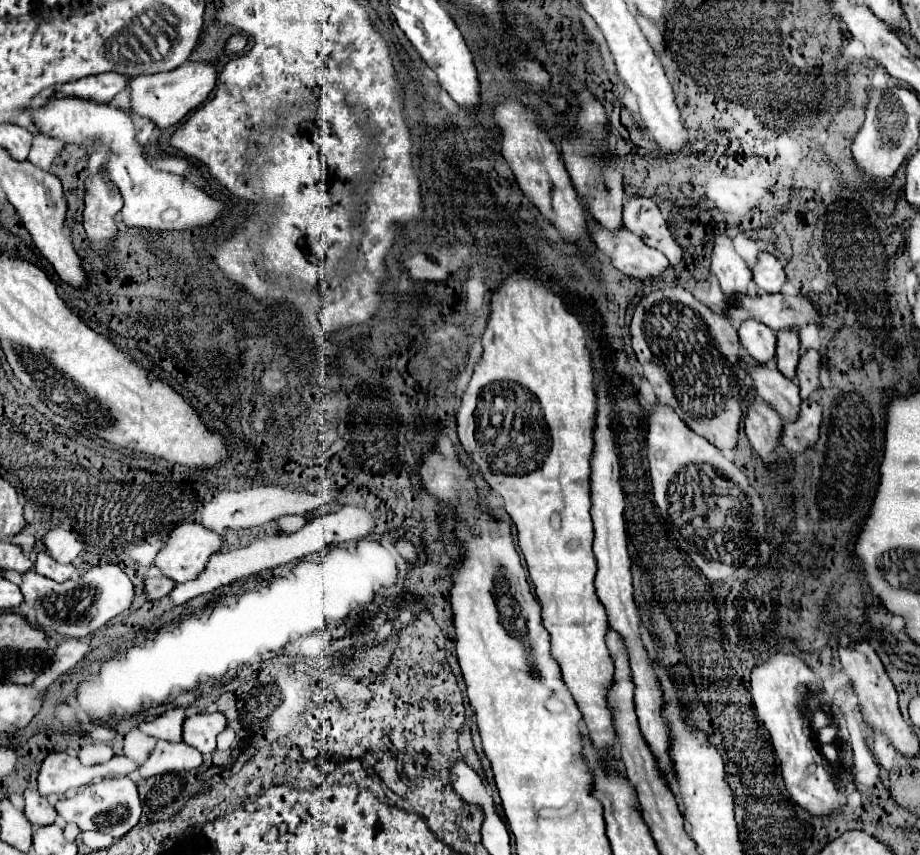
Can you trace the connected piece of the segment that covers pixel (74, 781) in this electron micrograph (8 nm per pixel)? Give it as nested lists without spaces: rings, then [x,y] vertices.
[[[52,752],[40,768],[38,774],[38,792],[42,796],[58,794],[64,796],[72,788],[80,788],[90,784],[98,776],[106,776],[108,772],[132,772],[134,764],[124,756],[114,756],[112,762],[100,766],[84,766],[76,756],[68,756],[66,752]]]

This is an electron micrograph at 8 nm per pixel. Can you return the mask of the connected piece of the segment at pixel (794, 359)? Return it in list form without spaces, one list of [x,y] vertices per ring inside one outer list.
[[[782,332],[776,334],[778,336],[778,370],[794,380],[796,378],[796,368],[798,368],[798,360],[800,360],[800,342],[798,342],[798,334],[794,332]]]

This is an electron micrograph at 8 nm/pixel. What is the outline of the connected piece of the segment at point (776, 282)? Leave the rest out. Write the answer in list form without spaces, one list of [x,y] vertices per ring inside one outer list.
[[[762,252],[758,264],[754,268],[754,282],[770,294],[778,294],[782,284],[786,282],[786,272],[776,256]]]

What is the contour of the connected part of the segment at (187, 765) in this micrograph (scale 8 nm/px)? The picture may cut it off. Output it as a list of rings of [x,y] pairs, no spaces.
[[[160,740],[150,758],[138,768],[138,774],[142,778],[152,778],[168,772],[194,770],[200,764],[202,764],[202,754],[198,754],[198,750],[194,750],[192,746],[186,746],[184,742],[170,744]]]

